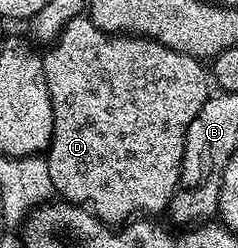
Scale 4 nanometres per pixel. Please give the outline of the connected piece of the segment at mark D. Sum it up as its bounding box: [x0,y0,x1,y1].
[42,17,208,225]

